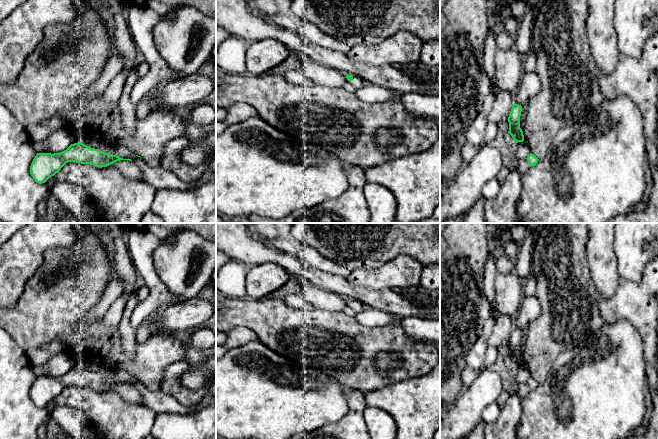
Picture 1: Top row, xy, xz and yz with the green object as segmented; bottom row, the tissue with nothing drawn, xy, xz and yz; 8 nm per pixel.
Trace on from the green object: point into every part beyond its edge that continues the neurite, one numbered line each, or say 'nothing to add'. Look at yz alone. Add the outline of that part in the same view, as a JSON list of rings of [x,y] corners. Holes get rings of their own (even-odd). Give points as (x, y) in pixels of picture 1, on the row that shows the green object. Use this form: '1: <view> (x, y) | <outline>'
nothing to add

